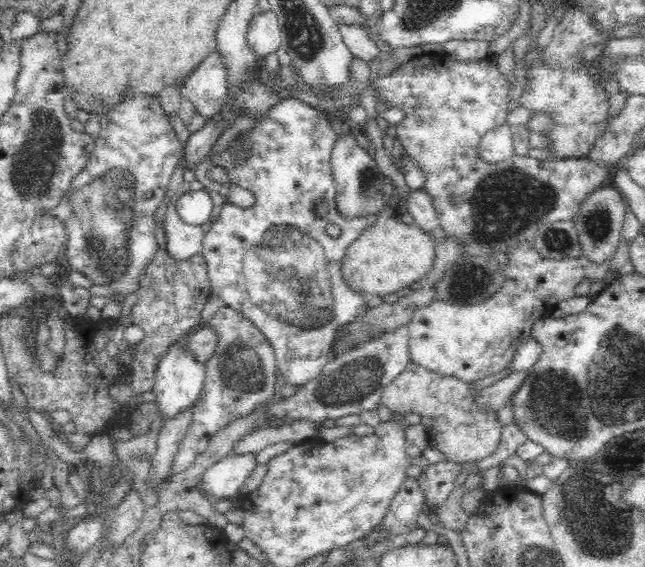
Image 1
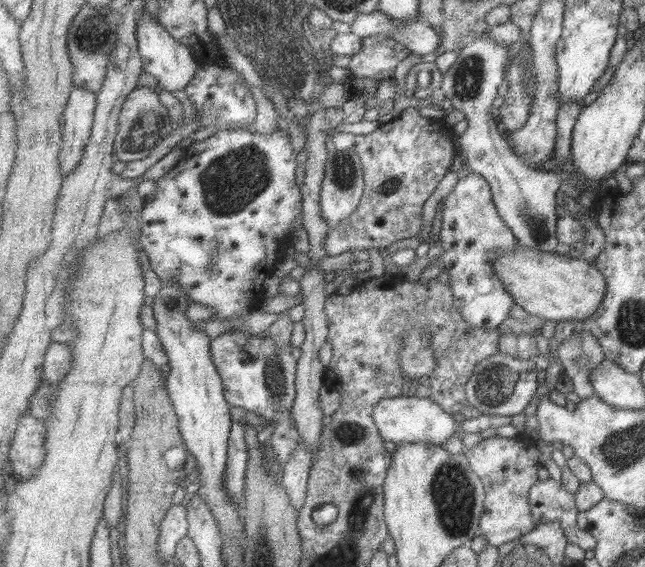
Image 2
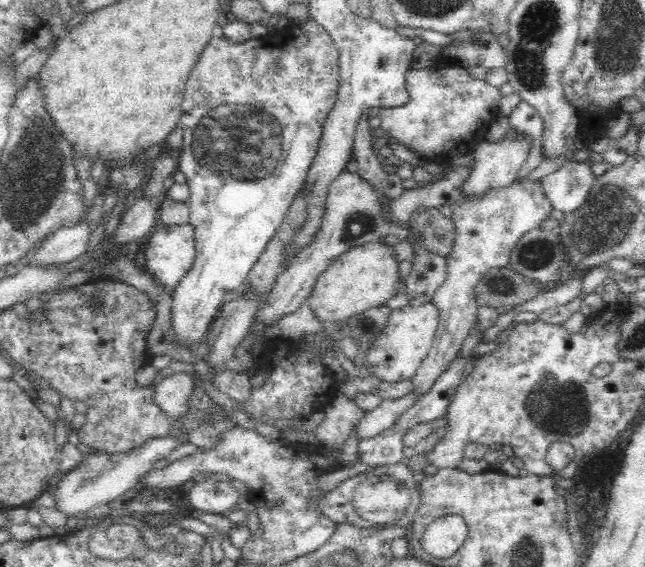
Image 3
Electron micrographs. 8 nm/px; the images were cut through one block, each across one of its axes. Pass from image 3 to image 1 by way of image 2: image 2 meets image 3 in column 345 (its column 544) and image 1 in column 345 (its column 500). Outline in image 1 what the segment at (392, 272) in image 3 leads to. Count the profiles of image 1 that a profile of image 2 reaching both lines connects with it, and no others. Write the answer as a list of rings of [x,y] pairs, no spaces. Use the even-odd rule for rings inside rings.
[[[384,217],[367,226],[348,247],[341,260],[342,277],[350,288],[365,298],[383,298],[422,281],[429,274],[435,256],[435,243],[430,232],[414,224],[405,224],[398,218]]]

